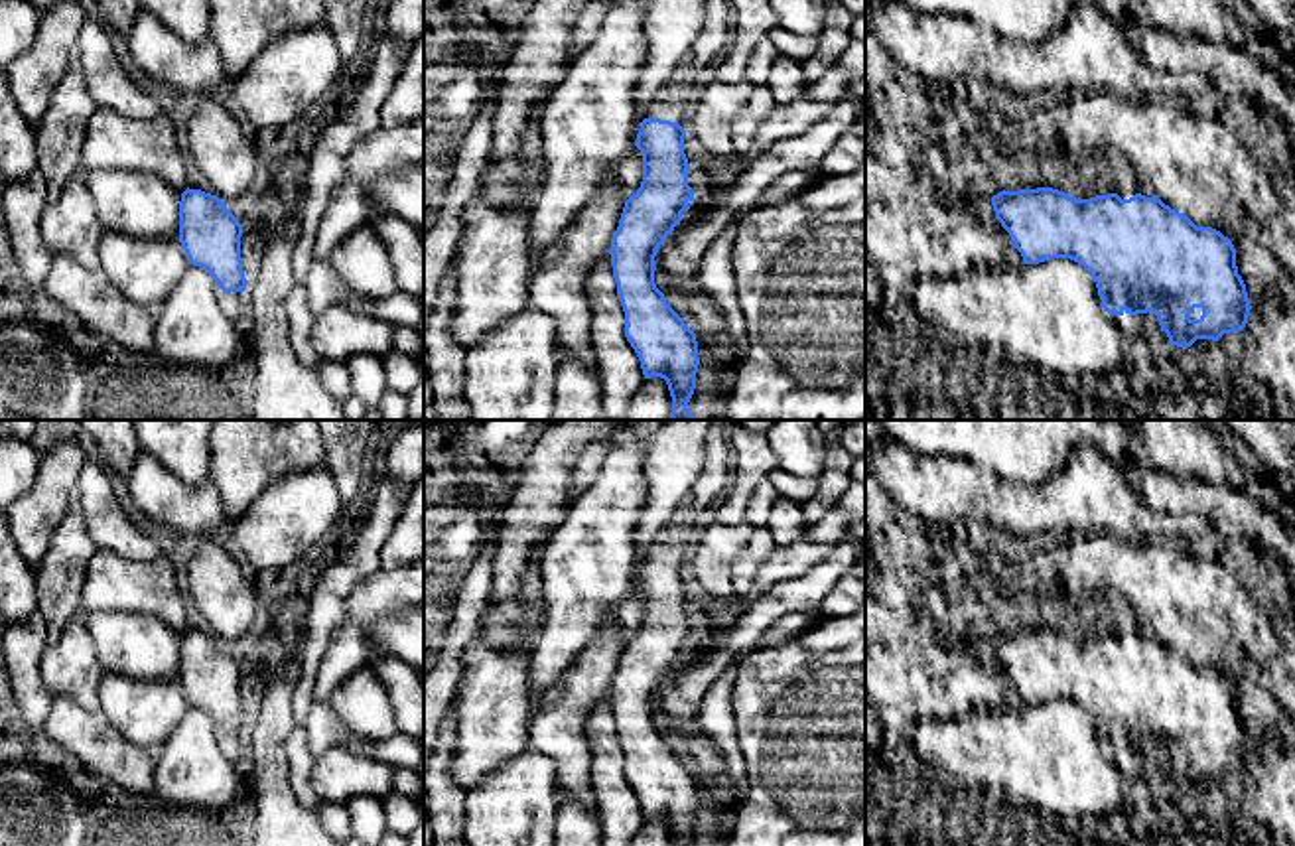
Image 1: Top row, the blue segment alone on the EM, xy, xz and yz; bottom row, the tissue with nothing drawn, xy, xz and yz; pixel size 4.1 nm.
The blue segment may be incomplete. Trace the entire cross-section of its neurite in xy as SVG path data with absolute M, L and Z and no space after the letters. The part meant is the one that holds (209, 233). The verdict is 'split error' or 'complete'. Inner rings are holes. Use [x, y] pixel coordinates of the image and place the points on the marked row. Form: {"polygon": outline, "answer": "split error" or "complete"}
{"polygon": "M185 189L179 201L179 243L189 264L205 268L223 292L244 292L240 260L242 225L225 201L201 189Z", "answer": "complete"}

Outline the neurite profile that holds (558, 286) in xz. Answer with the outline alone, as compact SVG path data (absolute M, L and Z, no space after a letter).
M617 164L609 168L578 217L544 248L530 276L528 306L552 316L558 363L574 357L595 369L585 278L609 252L625 207L615 170Z

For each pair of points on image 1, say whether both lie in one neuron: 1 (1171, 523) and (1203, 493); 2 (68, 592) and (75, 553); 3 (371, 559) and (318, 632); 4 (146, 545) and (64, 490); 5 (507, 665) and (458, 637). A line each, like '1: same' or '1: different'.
1: different
2: same
3: same
4: different
5: different

